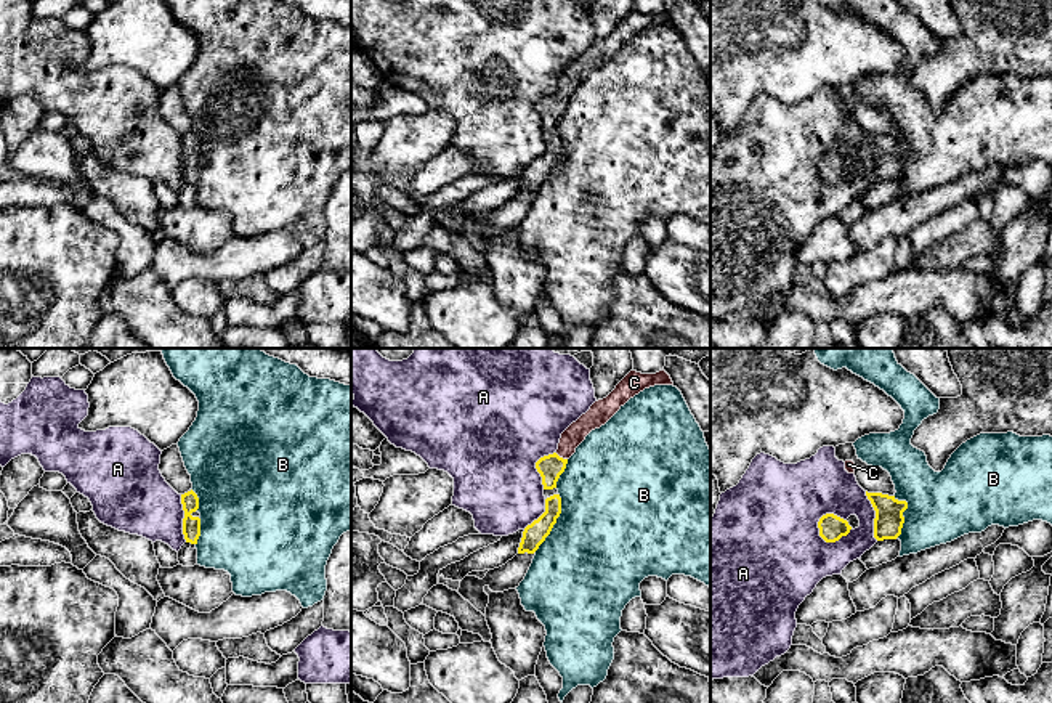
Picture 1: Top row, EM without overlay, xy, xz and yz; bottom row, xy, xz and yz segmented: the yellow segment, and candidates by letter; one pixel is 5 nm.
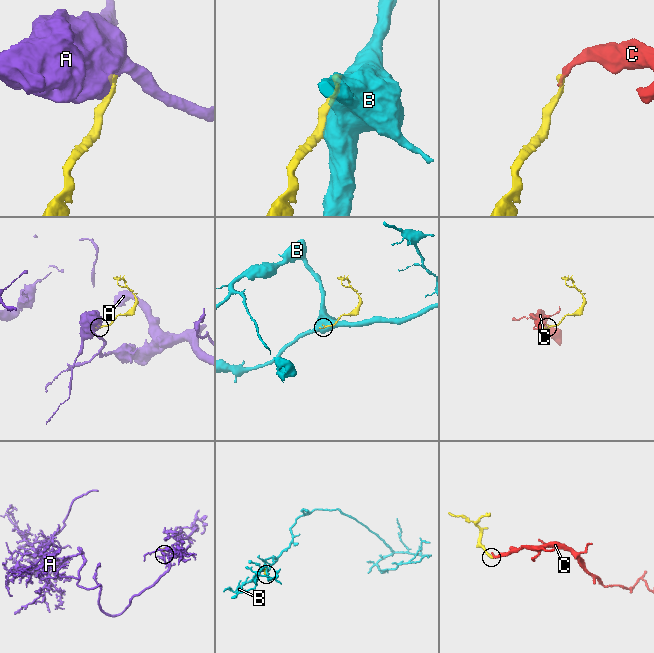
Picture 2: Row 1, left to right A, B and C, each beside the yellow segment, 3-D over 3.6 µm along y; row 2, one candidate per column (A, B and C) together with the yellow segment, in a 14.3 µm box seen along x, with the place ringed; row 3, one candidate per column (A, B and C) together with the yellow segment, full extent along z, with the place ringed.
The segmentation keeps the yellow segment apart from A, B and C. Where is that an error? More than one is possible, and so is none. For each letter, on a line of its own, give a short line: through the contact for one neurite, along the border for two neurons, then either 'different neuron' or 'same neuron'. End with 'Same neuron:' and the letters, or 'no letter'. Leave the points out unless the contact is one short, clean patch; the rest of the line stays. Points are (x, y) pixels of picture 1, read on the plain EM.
A: line yz (817, 162), (818, 174), (826, 182), (837, 182), (852, 169); different neuron
B: different neuron
C: line xz (550, 108), (562, 98), (576, 73); same neuron
Same neuron: C

